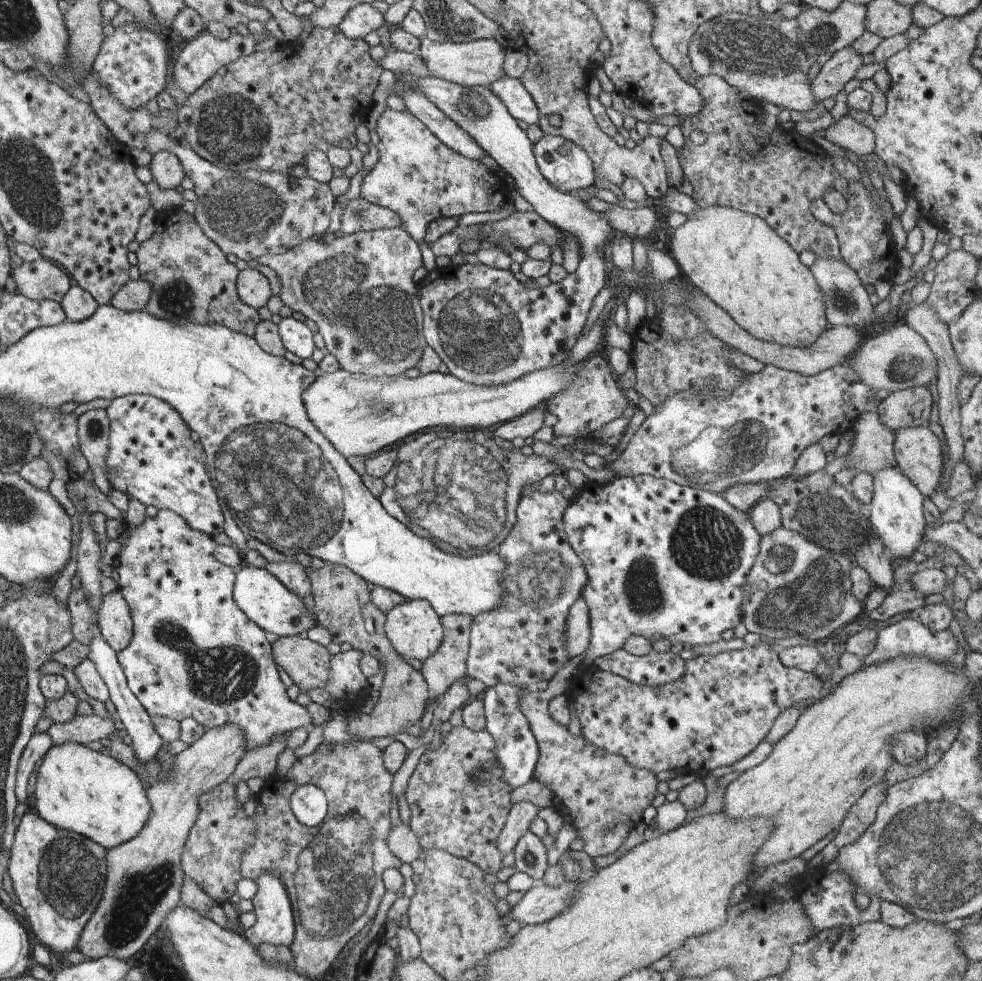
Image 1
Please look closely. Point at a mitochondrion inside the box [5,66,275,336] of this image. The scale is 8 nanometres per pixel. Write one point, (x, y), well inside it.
(235, 130)

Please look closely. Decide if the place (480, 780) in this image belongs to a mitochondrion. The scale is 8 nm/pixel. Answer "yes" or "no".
yes

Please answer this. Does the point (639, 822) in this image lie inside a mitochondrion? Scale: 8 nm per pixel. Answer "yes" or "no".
no

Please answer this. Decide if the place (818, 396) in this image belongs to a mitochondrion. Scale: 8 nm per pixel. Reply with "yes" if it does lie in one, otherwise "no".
no

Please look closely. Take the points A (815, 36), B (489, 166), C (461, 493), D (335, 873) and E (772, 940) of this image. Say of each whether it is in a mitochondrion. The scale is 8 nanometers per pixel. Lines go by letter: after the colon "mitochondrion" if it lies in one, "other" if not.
A: mitochondrion
B: other
C: mitochondrion
D: mitochondrion
E: other

